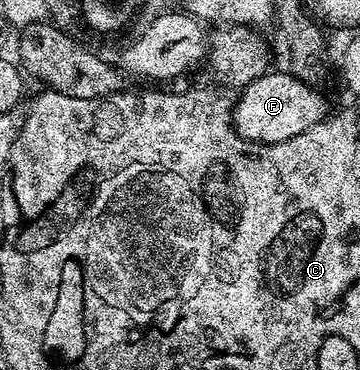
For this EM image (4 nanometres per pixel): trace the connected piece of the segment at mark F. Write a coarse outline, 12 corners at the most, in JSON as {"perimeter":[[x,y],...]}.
{"perimeter":[[263,73],[234,101],[236,134],[294,139],[329,116],[317,86]]}

